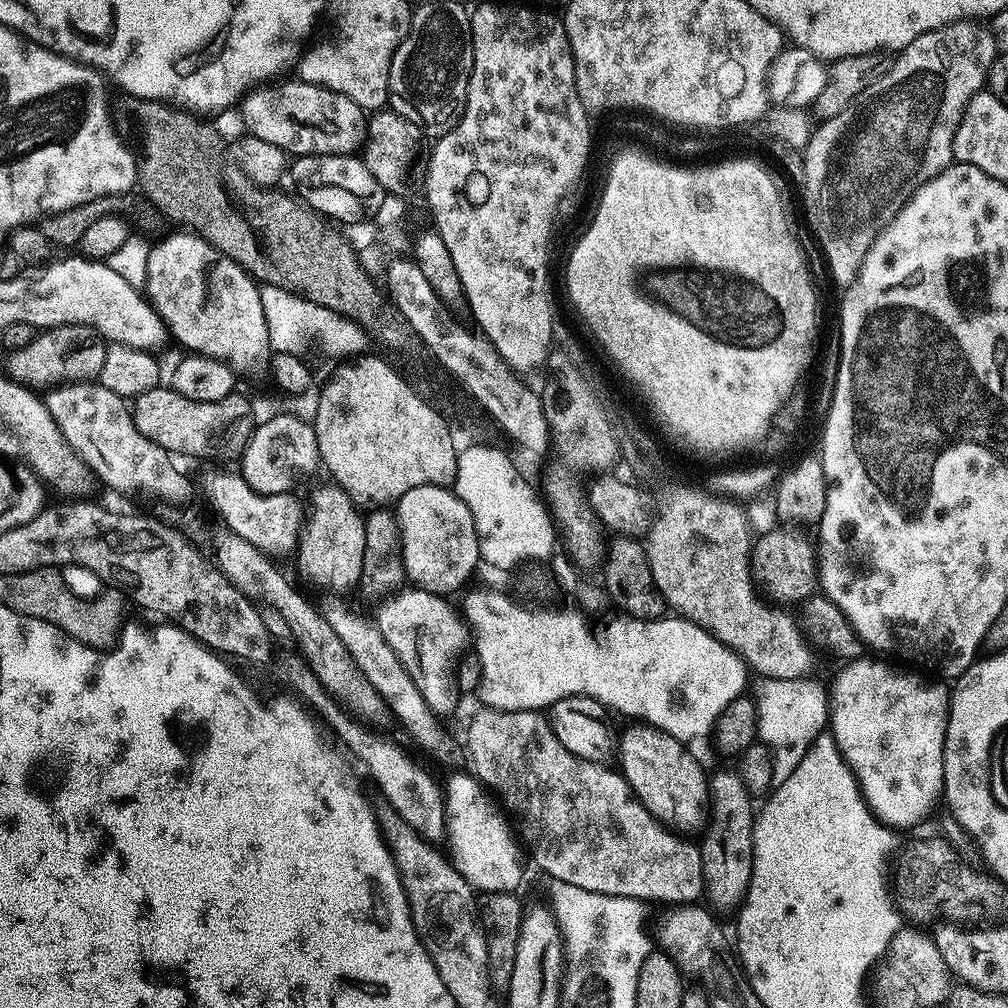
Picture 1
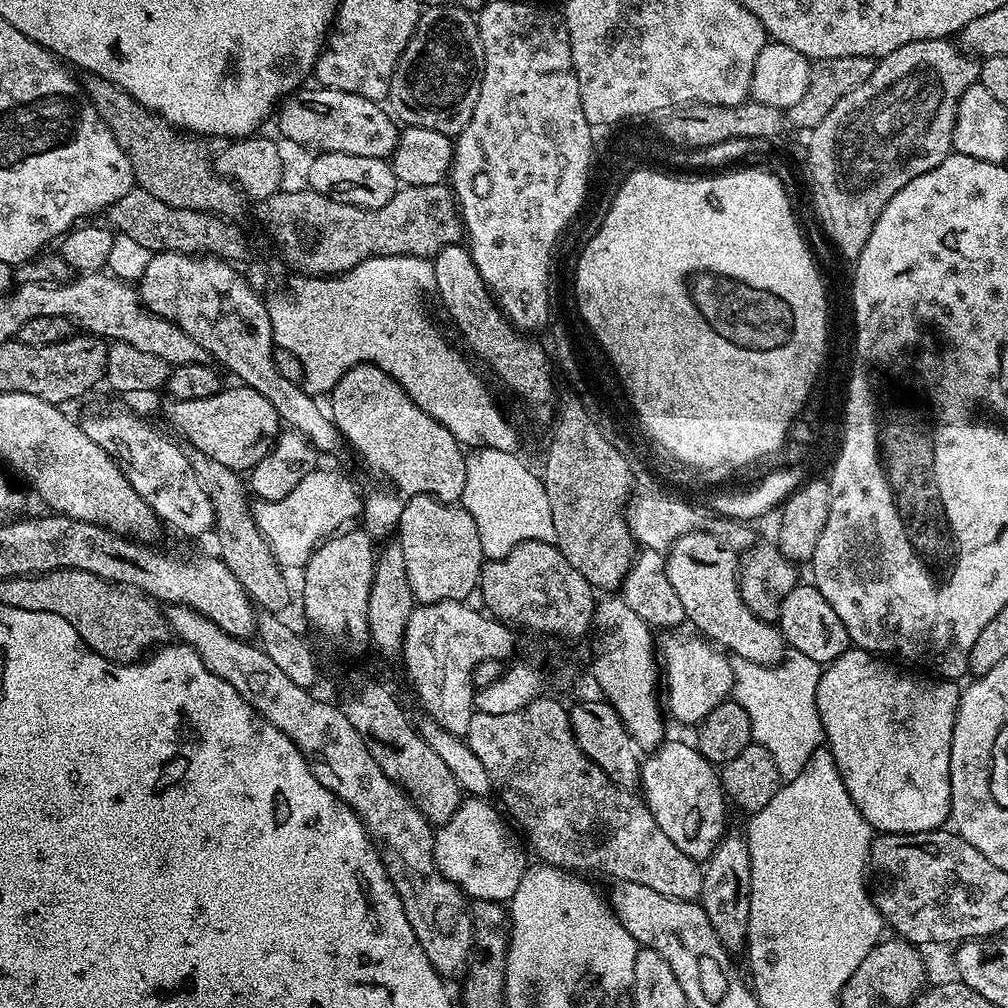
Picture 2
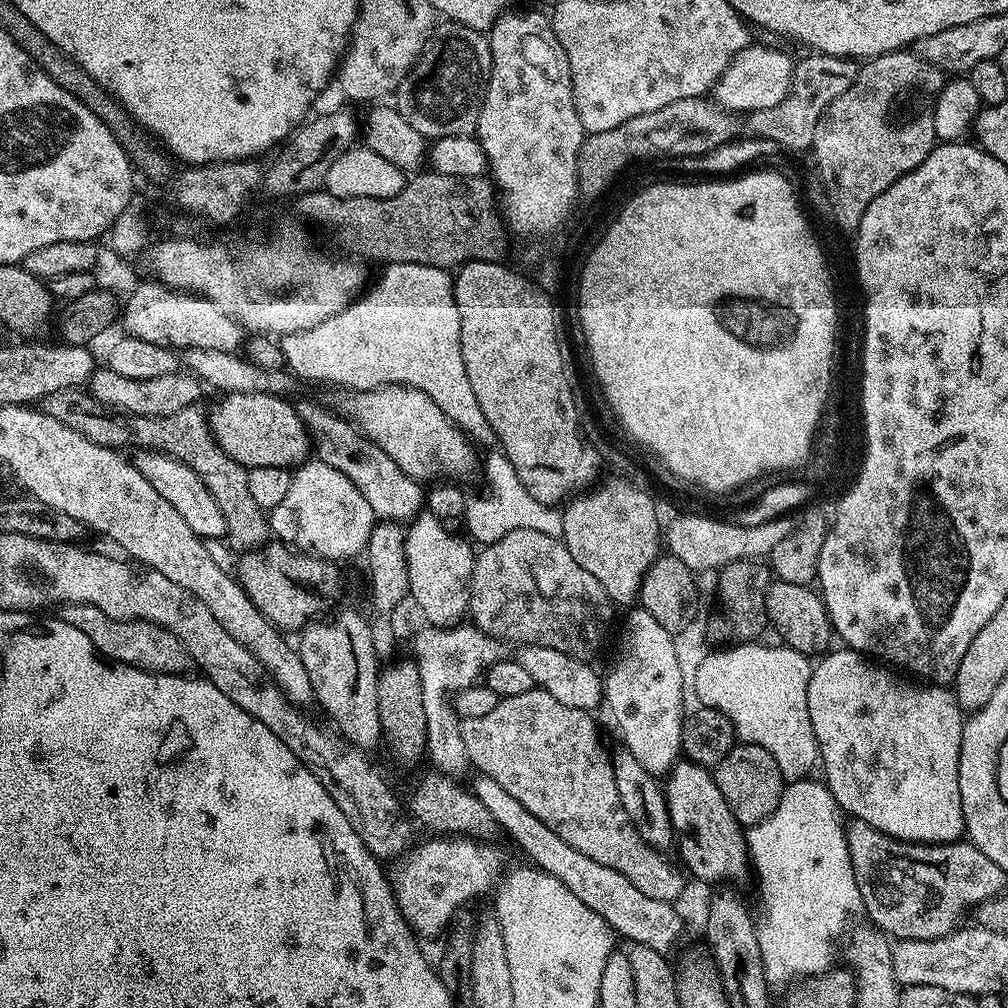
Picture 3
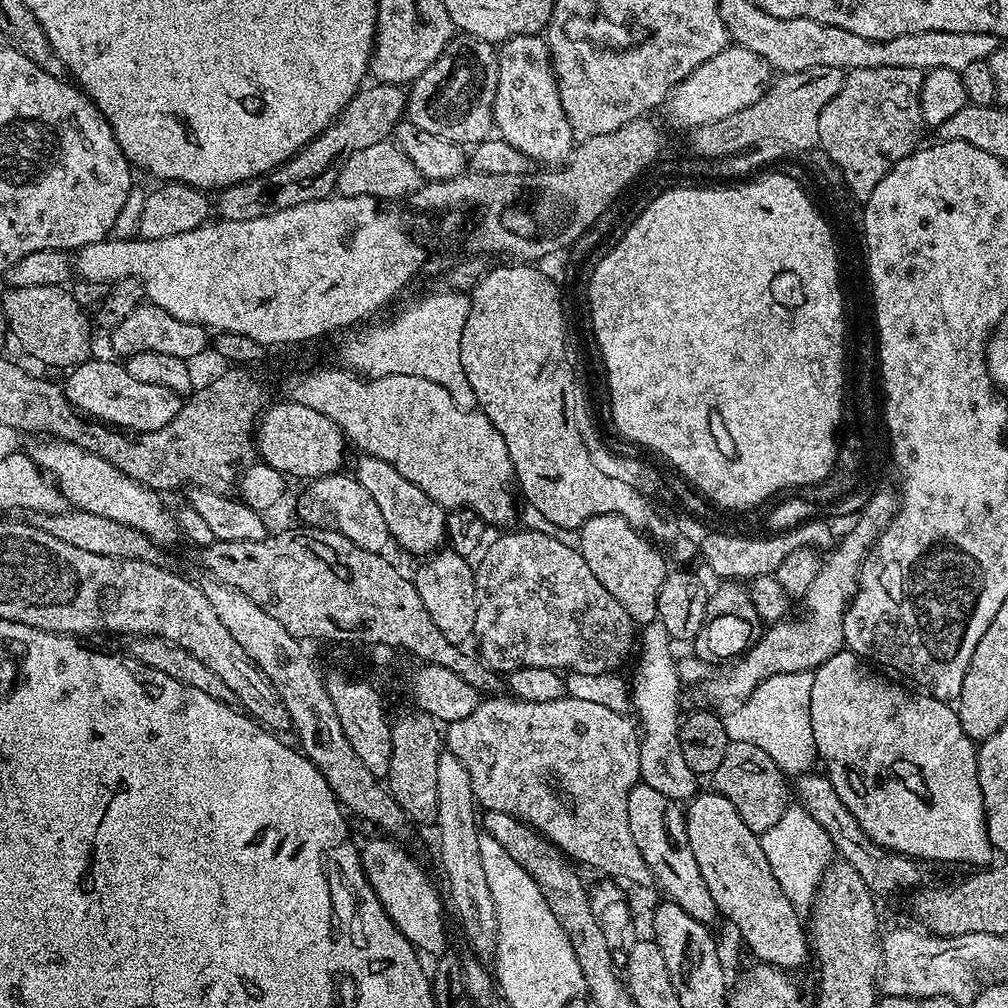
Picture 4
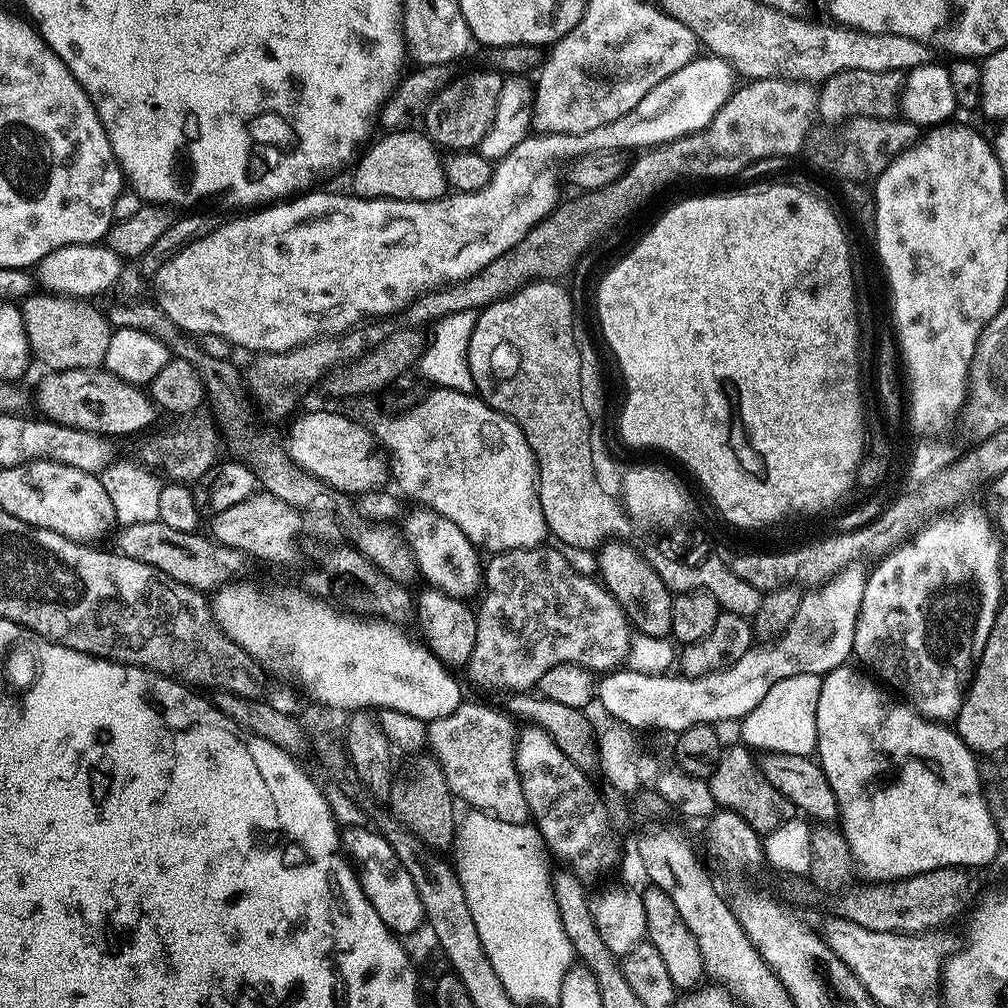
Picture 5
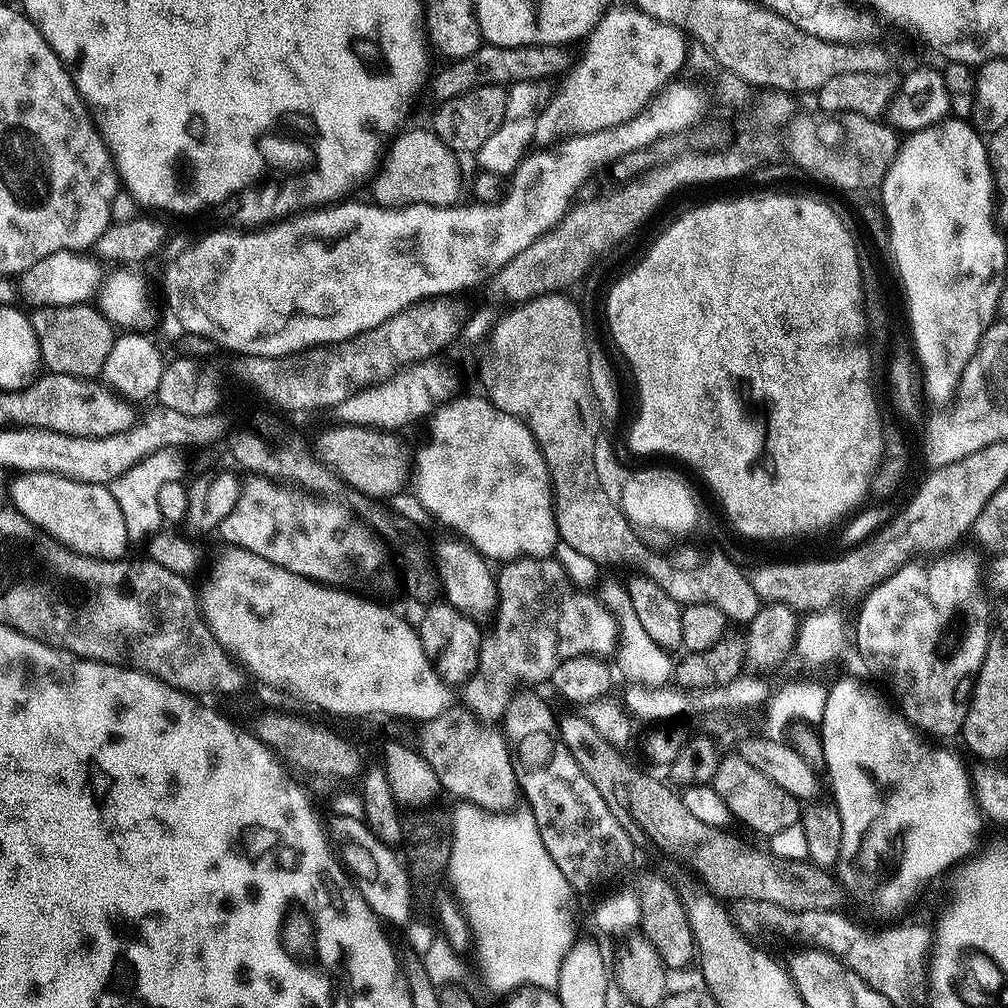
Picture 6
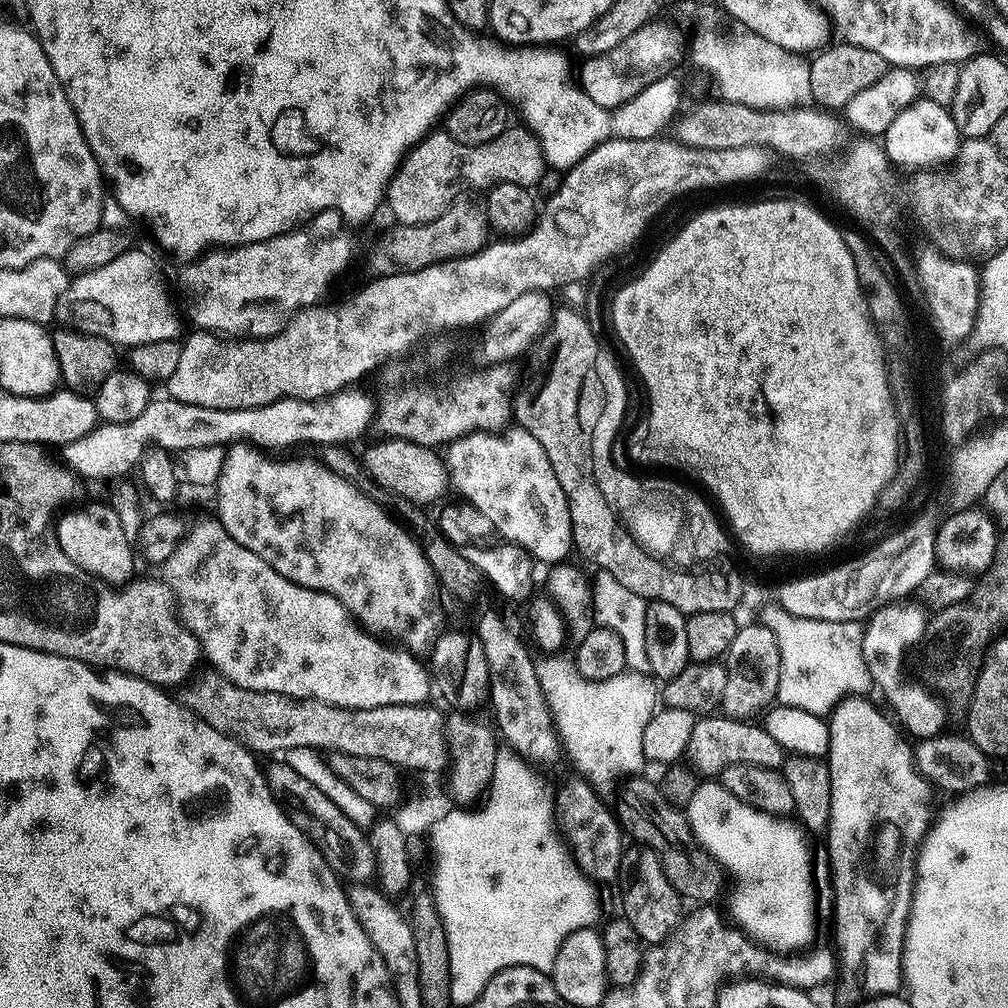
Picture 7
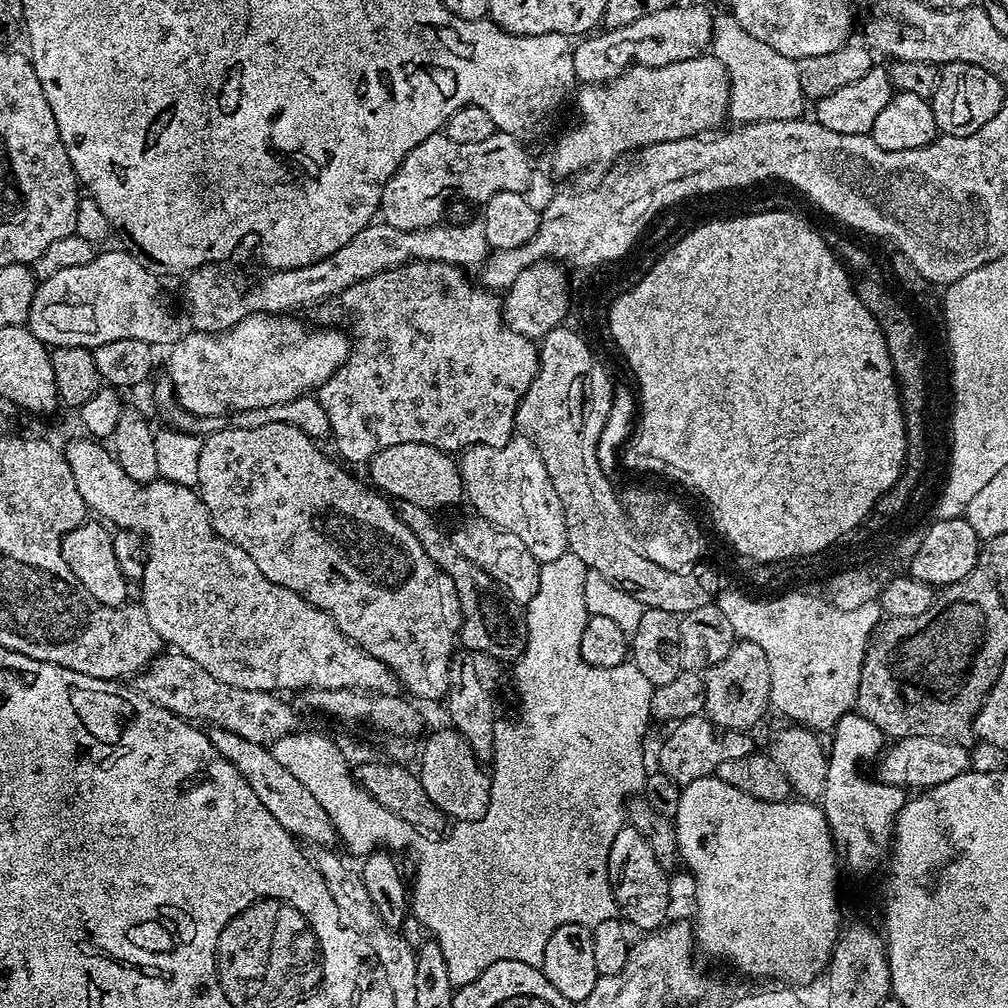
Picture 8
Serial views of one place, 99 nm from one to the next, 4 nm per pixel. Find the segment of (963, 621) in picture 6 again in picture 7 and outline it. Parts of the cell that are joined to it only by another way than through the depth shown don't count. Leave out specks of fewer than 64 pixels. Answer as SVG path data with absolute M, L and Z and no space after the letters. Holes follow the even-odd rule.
M912 602L887 604L885 608L880 608L868 617L863 625L861 652L873 685L877 689L880 687L885 702L892 707L891 715L895 723L909 737L916 736L917 741L923 741L941 735L945 731L944 723L948 720L948 712L944 709L945 701L929 685L928 689L926 685L919 684L916 680L908 680L907 674L904 673L904 659L907 658L908 651L923 636L925 639L930 628L930 616L924 613L925 605L908 603Z

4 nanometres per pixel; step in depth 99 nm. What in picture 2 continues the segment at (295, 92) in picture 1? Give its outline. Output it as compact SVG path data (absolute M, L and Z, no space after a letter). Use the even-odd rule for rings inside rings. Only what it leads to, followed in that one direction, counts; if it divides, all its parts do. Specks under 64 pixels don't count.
M317 87L315 91L306 93L301 100L285 99L279 109L280 132L290 143L316 148L317 153L341 152L358 154L362 158L391 157L400 140L400 132L397 121L387 111L384 113L377 101L333 88Z

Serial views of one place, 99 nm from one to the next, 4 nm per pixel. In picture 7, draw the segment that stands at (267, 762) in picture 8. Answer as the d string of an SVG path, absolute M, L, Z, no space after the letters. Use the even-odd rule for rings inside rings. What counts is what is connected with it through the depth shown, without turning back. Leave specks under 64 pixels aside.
M287 762L267 765L266 779L270 790L280 801L283 809L298 826L314 842L314 846L326 858L329 869L340 877L341 881L352 886L364 886L376 875L376 859L370 846L365 829L355 824L314 782L306 782L302 774L298 774Z

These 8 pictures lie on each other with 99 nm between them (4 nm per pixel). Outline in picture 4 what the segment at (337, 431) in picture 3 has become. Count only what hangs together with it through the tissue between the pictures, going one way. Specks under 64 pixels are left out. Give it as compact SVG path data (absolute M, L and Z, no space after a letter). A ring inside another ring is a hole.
M363 454L357 457L354 477L374 498L394 544L405 548L412 556L420 556L416 558L424 558L437 551L445 543L448 534L445 509L434 503L422 490L418 490L418 486L410 482L410 478L402 478L402 474L398 474L398 470L390 466L390 462L382 462L382 458Z

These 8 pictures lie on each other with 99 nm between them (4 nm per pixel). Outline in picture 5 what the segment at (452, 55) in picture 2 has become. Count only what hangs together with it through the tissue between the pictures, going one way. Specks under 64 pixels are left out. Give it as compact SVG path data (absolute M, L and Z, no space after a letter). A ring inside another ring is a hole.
M487 67L464 72L461 76L453 75L434 94L422 117L423 131L434 145L441 149L444 147L444 150L472 150L480 145L483 136L490 131L506 80L495 67Z

